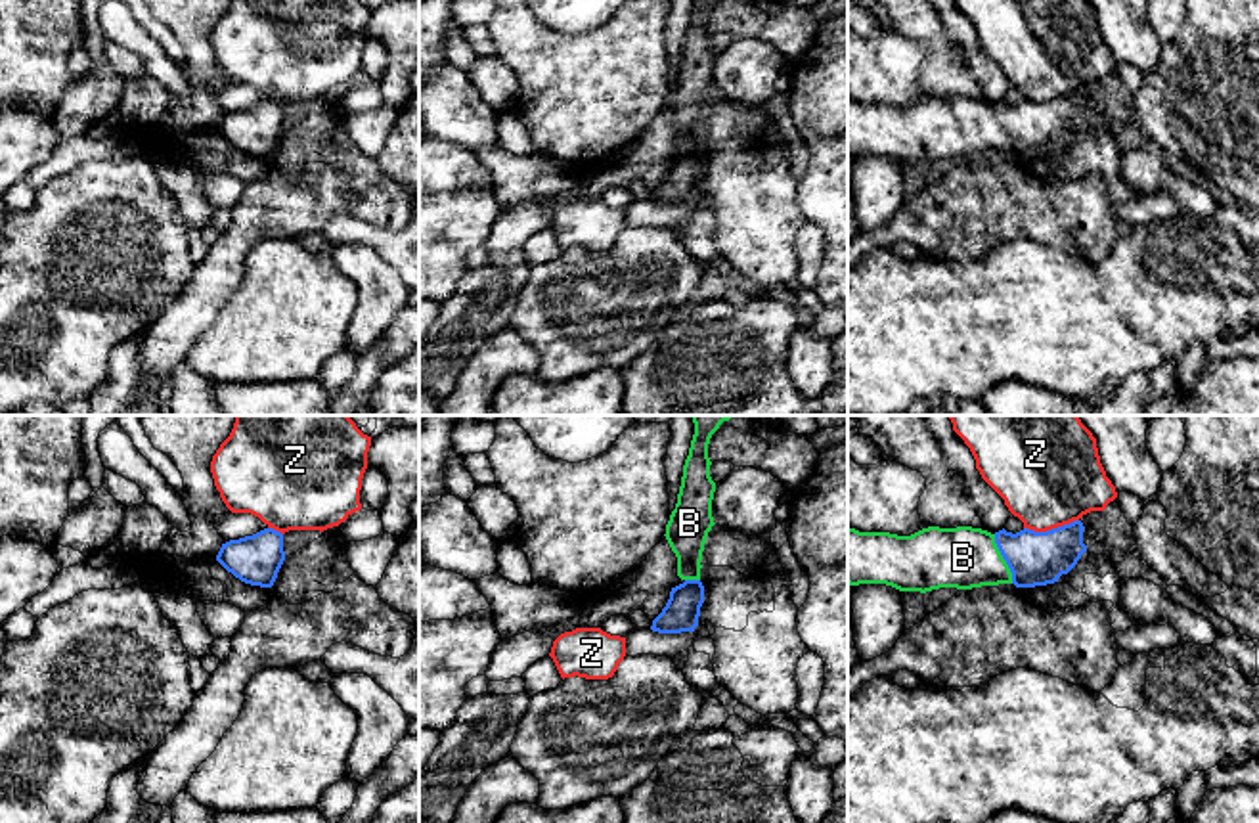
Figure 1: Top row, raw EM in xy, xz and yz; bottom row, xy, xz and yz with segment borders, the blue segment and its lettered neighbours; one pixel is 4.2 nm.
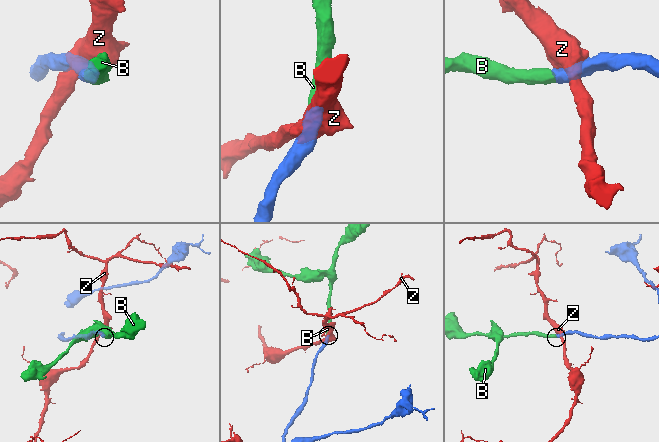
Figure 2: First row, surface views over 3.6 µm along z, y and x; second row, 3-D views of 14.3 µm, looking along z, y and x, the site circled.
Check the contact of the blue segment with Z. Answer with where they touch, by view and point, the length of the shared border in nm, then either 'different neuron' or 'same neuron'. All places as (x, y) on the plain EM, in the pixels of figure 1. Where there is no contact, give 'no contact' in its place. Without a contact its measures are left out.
yz (1053, 100) | 240 nm | different neuron

